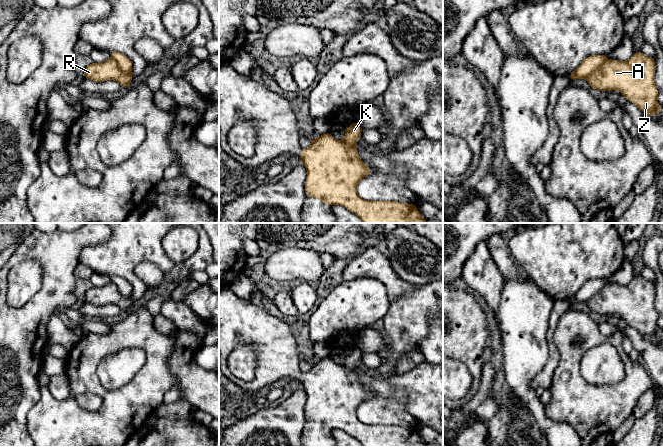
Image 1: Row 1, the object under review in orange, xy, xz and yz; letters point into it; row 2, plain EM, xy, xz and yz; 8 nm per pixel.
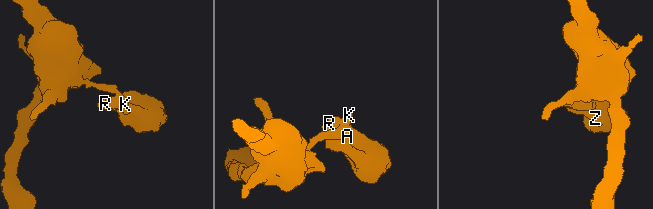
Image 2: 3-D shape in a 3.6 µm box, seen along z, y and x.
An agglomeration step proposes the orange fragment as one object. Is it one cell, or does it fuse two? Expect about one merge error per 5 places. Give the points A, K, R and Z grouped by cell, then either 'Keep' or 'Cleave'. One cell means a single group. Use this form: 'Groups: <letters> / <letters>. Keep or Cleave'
Groups: A R Z / K. Cleave

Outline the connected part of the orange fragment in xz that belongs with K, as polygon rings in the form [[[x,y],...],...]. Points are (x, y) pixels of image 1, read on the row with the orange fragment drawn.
[[[353,122],[346,128],[343,143],[347,146],[356,146],[357,140],[361,138],[363,128],[357,123]]]

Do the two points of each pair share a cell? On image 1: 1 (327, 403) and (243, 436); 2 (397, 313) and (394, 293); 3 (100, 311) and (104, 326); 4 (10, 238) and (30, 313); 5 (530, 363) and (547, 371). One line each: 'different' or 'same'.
1: different
2: different
3: different
4: different
5: different

